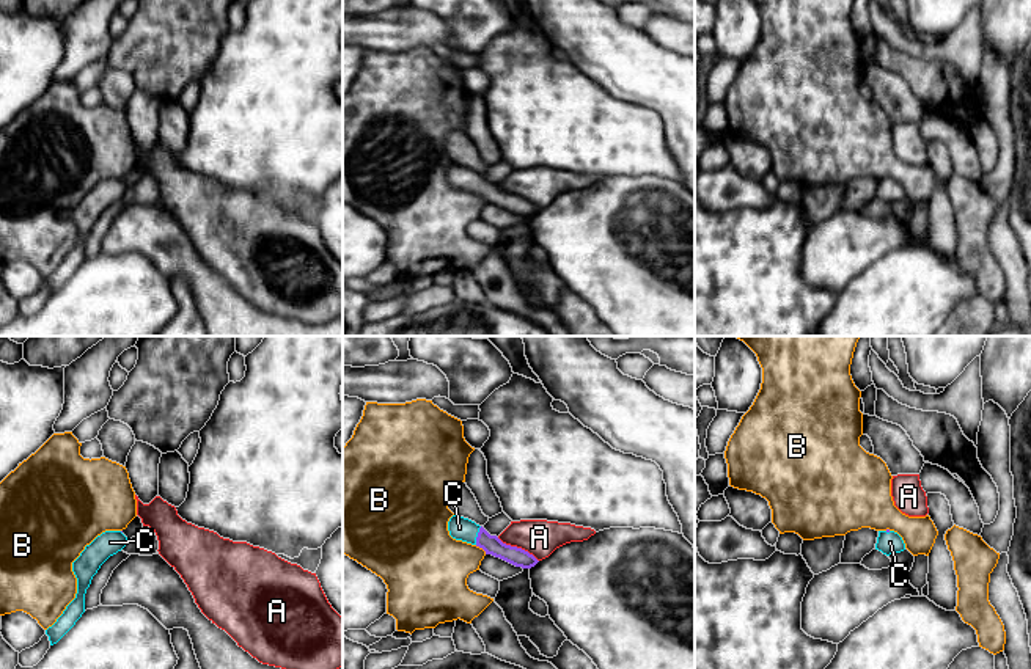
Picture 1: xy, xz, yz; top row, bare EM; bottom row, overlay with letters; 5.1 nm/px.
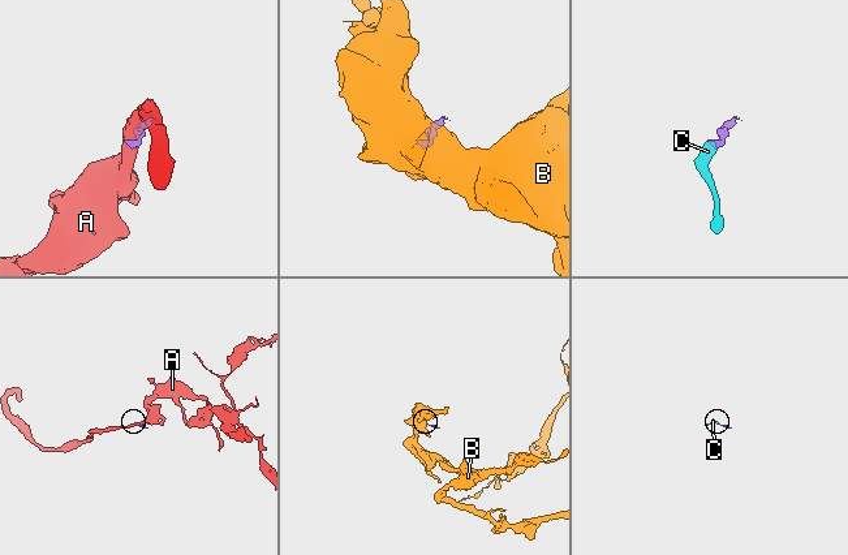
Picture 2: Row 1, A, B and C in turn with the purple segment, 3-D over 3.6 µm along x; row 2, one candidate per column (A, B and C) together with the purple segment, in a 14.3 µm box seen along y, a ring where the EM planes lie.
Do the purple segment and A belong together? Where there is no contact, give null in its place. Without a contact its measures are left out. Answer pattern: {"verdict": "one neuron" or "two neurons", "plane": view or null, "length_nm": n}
{"verdict": "two neurons", "plane": "xz", "length_nm": 240}

